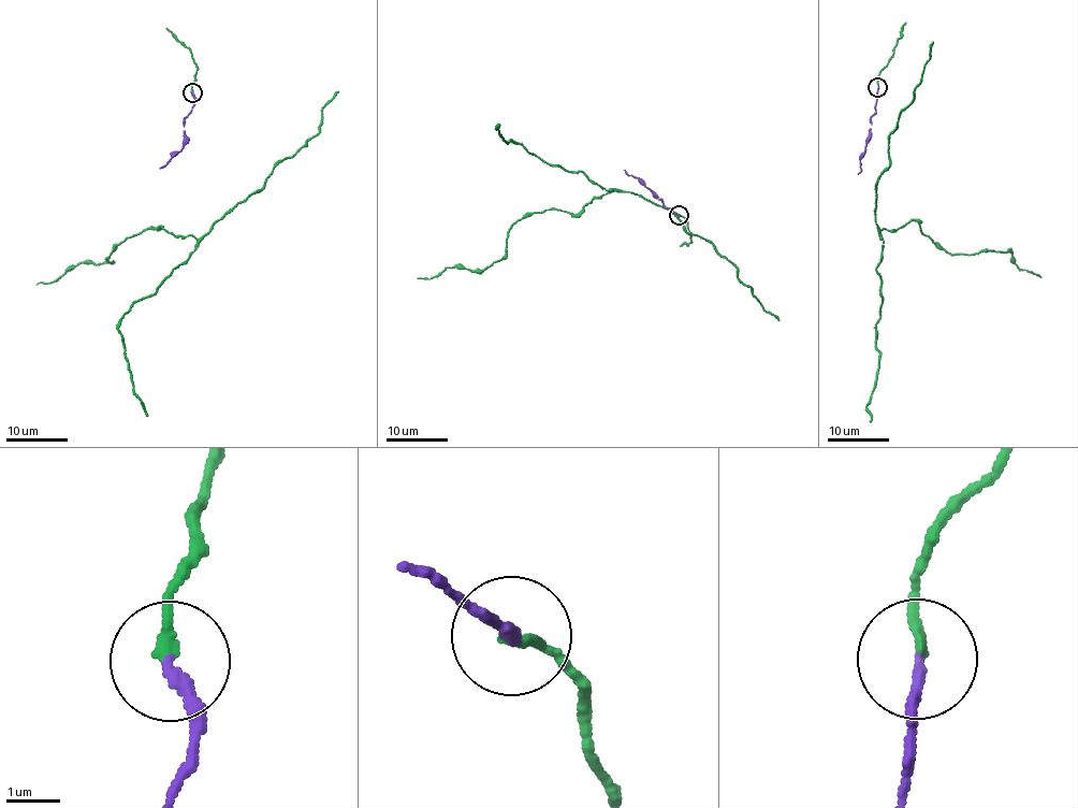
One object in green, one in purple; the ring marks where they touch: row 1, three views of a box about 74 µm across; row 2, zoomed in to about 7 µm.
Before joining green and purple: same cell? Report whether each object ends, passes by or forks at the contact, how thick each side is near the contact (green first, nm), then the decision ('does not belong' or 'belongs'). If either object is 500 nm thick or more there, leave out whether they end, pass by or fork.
green ends; purple ends; calibres 200 and 190 nm; belongs

